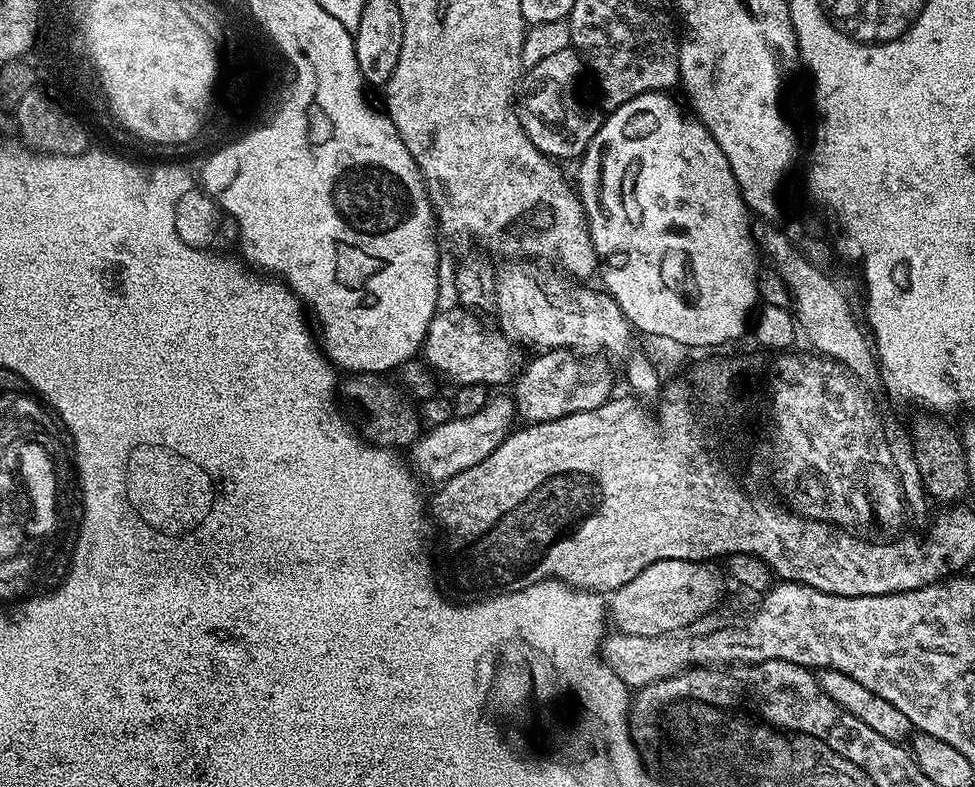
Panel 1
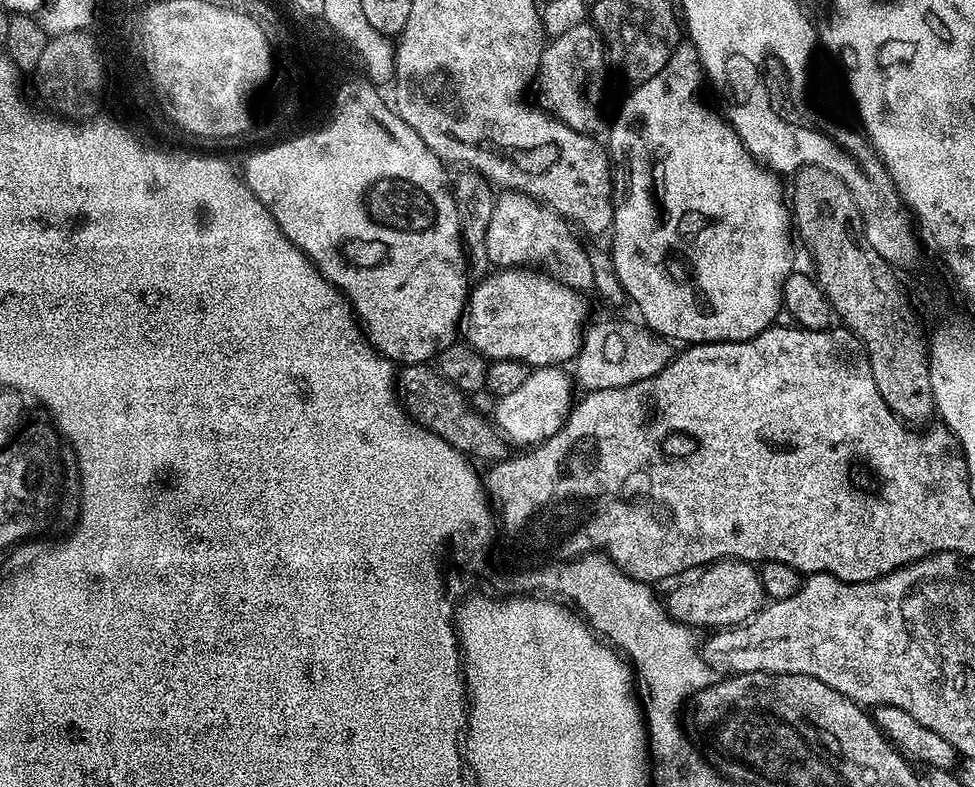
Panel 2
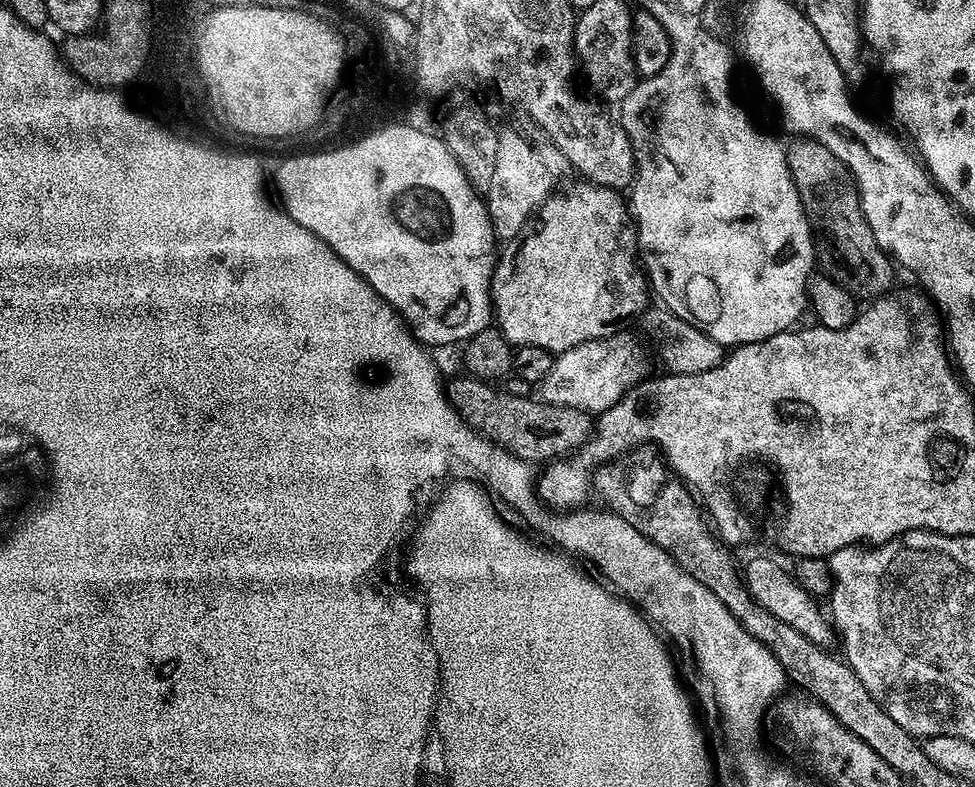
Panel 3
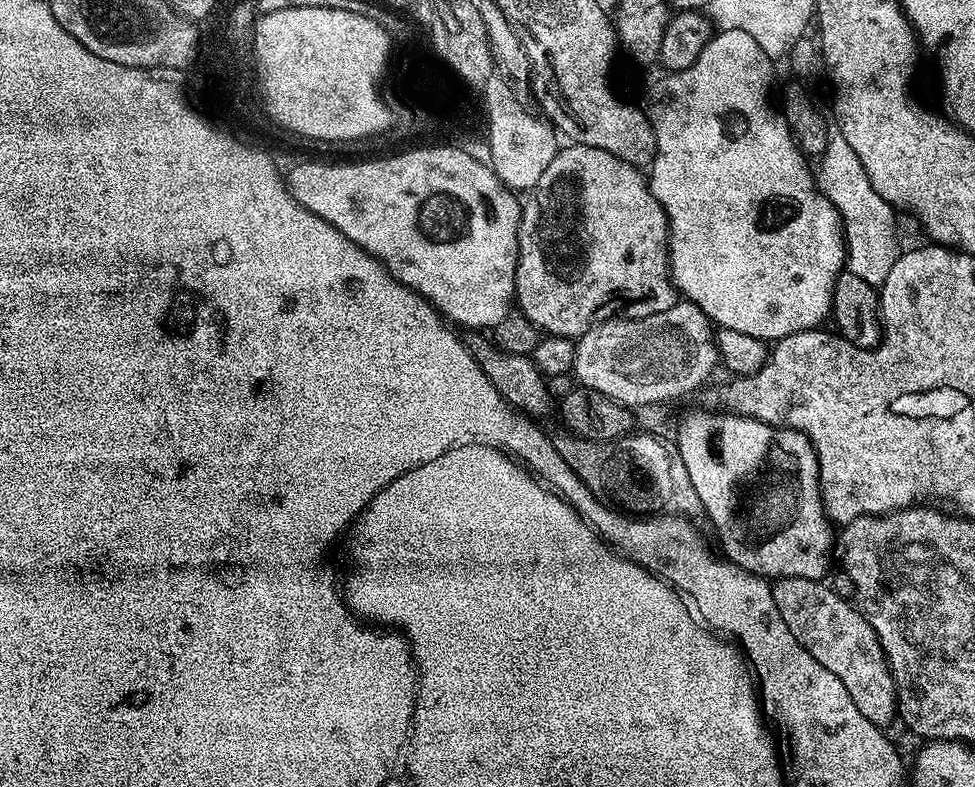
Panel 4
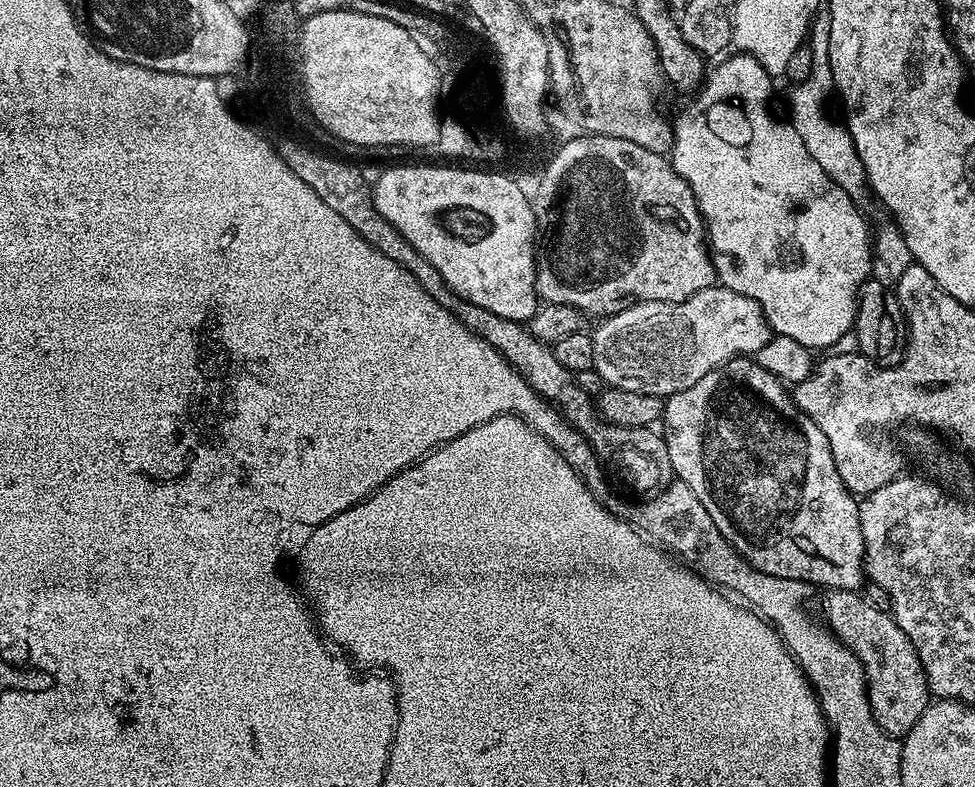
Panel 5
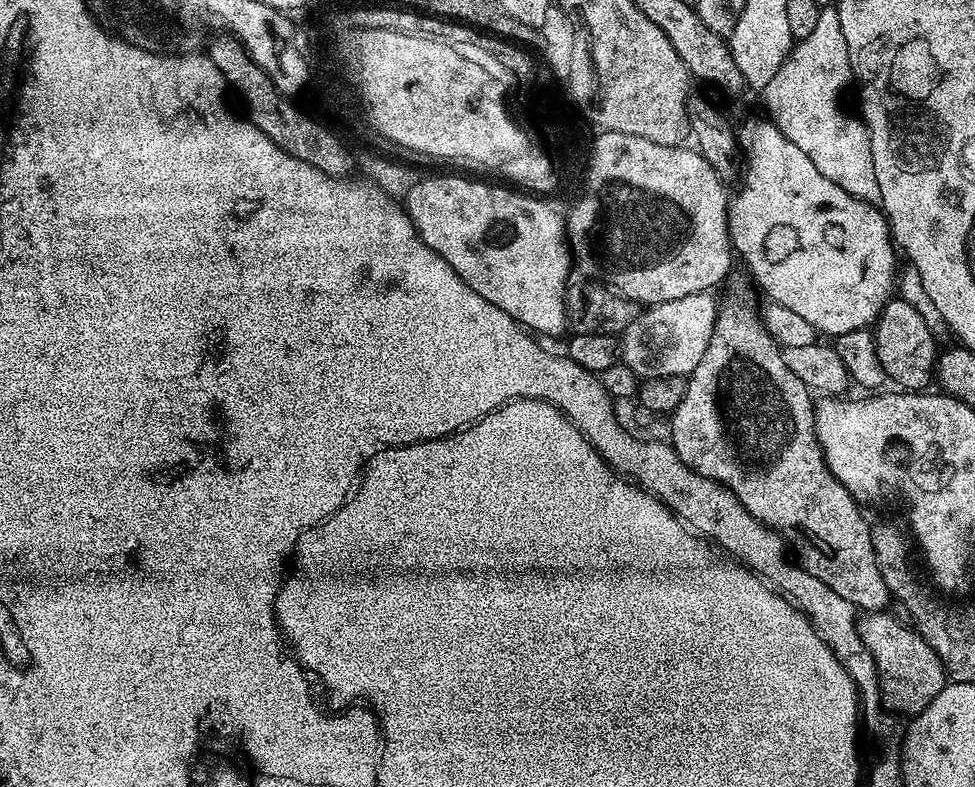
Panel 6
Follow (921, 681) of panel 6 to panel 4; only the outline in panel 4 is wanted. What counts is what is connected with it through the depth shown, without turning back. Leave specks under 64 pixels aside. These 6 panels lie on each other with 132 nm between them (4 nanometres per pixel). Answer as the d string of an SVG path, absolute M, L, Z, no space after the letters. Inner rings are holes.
M786 578L772 584L774 606L782 614L782 622L794 634L794 638L830 674L838 674L842 686L846 686L854 706L870 722L887 726L898 716L896 706L896 680L888 668L882 646L866 618L849 601L832 592L827 583L806 578Z

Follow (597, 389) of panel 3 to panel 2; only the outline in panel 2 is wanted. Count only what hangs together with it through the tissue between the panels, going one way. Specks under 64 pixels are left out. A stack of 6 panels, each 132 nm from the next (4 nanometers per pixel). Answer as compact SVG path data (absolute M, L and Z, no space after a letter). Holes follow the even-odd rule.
M560 366L532 368L526 382L522 382L518 390L513 390L512 393L501 396L495 401L494 428L509 445L535 446L558 434L558 430L562 430L562 426L568 421L568 413L574 407L573 385L570 383L569 373L567 376L564 371L565 369Z

